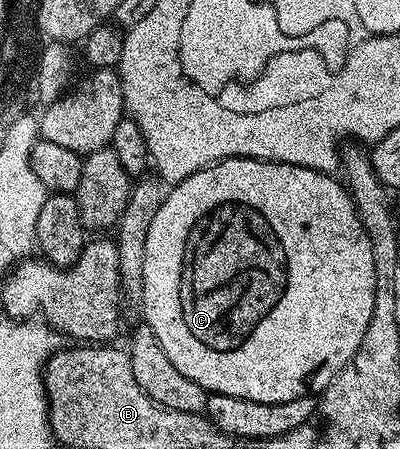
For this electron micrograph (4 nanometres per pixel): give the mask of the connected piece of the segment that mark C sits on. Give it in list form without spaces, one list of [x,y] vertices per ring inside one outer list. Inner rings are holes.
[[[225,157],[222,161],[216,161],[213,165],[207,165],[206,168],[188,175],[188,179],[177,182],[171,188],[174,190],[171,193],[169,190],[163,196],[162,206],[156,211],[156,217],[152,220],[152,225],[149,228],[147,246],[144,250],[143,289],[140,298],[140,304],[142,304],[141,320],[148,327],[152,327],[152,335],[156,335],[156,339],[160,339],[160,347],[164,347],[164,355],[168,355],[168,359],[172,359],[173,365],[183,375],[188,375],[188,379],[200,383],[200,387],[204,387],[207,394],[232,395],[240,399],[252,399],[256,403],[268,403],[269,405],[318,395],[328,387],[328,383],[332,383],[335,375],[356,355],[356,347],[360,347],[360,339],[364,339],[364,331],[368,331],[368,319],[372,319],[372,307],[376,295],[376,271],[372,263],[372,243],[368,243],[366,228],[362,225],[362,218],[358,215],[354,198],[350,196],[347,186],[341,180],[338,182],[338,179],[337,176],[328,173],[321,173],[315,169],[300,167],[299,165],[286,165],[282,161],[257,161],[254,157]]]

